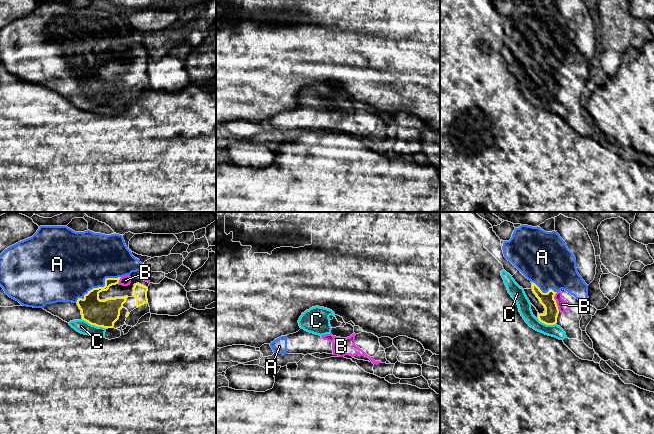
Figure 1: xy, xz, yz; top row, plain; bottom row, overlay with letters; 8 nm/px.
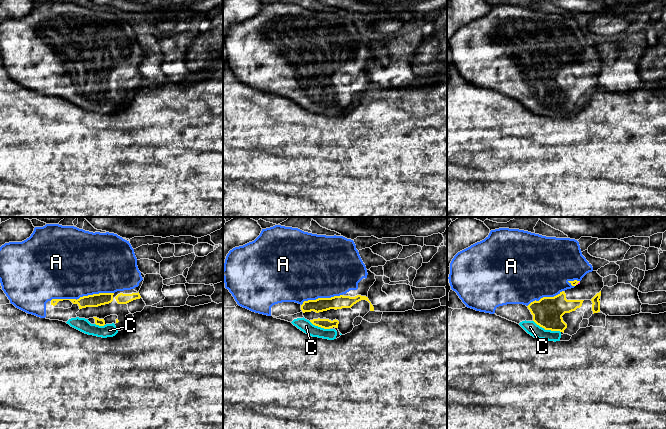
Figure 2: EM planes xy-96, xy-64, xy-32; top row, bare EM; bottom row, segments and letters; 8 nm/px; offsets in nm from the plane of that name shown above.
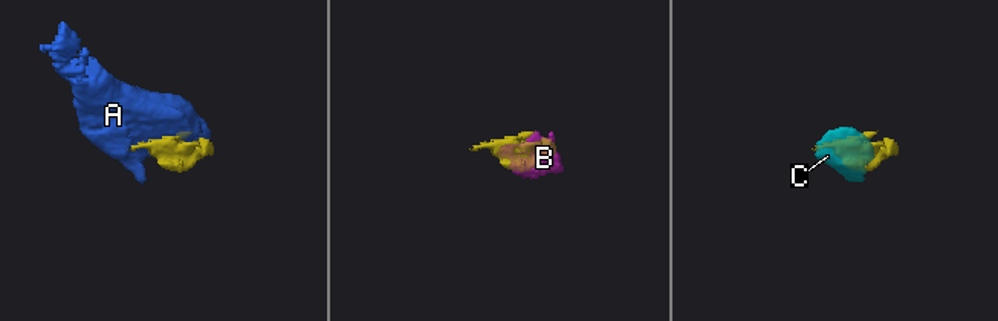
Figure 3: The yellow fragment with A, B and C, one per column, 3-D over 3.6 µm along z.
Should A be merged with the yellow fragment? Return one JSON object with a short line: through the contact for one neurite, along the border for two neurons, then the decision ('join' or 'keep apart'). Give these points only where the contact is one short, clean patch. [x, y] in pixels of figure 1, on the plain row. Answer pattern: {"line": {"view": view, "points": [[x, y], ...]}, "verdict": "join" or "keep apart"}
{"verdict": "join"}

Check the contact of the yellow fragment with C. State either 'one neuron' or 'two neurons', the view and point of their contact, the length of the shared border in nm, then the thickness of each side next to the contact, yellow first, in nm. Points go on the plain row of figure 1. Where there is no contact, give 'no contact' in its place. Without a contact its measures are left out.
one neuron; meets yellow in xy at (94, 100); contact 220 nm long; 220 nm thick on the yellow side, 110 nm on the other

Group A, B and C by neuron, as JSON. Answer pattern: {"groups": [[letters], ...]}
{"groups": [["A", "B", "C"]]}

